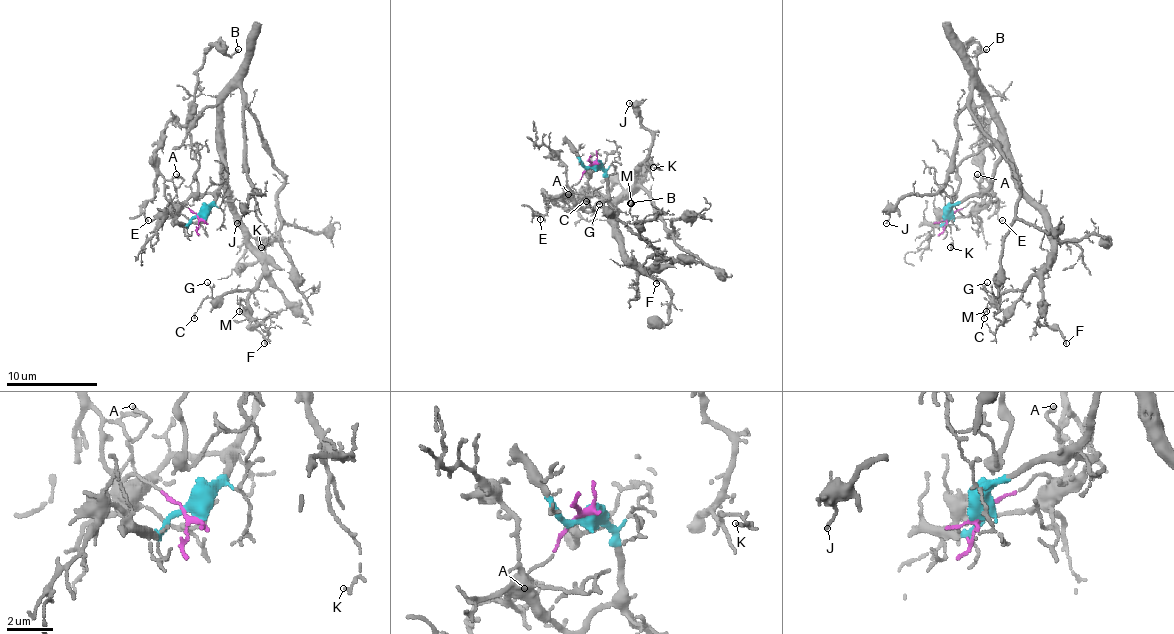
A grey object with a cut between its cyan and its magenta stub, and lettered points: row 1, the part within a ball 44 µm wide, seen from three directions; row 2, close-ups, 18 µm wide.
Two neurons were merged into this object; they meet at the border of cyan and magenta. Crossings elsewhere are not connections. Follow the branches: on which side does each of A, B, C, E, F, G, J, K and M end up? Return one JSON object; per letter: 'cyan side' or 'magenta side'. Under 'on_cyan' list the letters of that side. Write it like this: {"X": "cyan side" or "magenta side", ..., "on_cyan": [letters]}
{"A": "magenta side", "B": "magenta side", "C": "cyan side", "E": "magenta side", "F": "cyan side", "G": "cyan side", "J": "cyan side", "K": "cyan side", "M": "cyan side", "on_cyan": ["C", "F", "G", "J", "K", "M"]}

